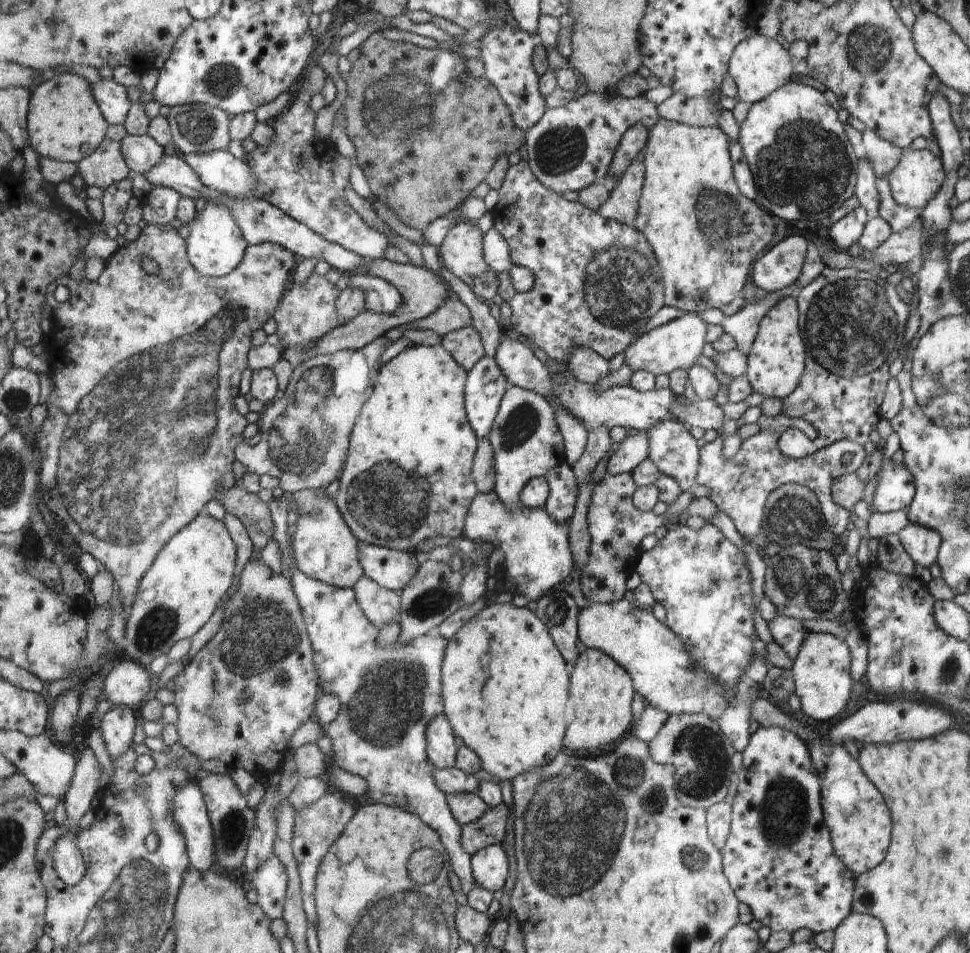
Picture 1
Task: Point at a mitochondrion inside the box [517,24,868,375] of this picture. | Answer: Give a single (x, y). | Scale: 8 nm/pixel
(805, 166)

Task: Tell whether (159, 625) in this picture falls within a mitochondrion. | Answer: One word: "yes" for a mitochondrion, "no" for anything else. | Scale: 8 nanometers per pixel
yes

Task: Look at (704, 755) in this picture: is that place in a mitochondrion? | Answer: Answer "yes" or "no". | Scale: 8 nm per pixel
yes

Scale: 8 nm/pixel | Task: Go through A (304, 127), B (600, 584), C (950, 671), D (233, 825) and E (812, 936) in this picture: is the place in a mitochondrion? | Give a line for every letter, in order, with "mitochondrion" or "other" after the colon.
A: other
B: other
C: mitochondrion
D: mitochondrion
E: other

